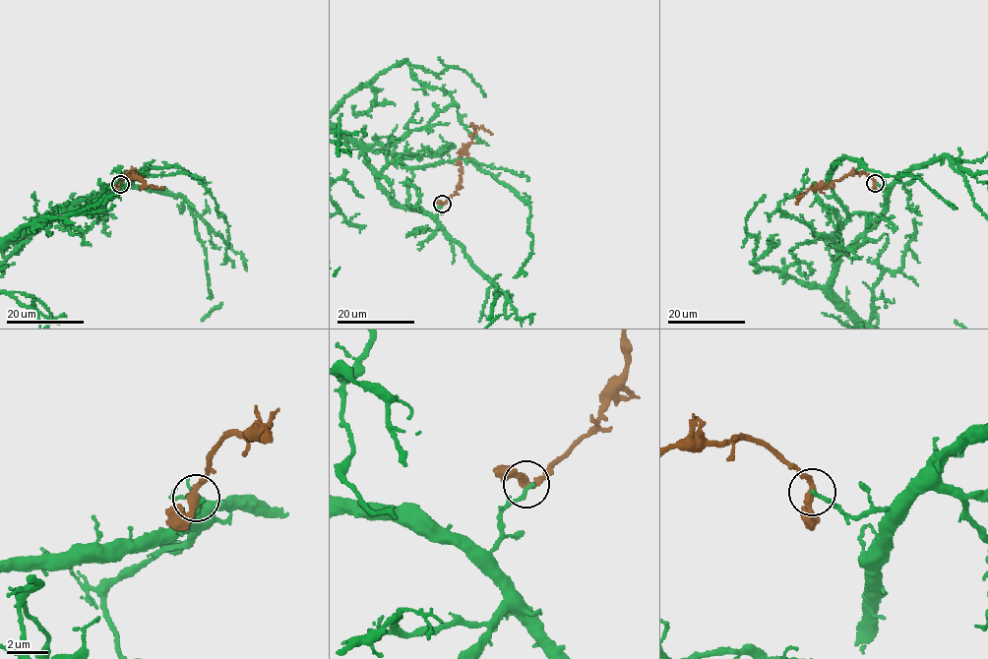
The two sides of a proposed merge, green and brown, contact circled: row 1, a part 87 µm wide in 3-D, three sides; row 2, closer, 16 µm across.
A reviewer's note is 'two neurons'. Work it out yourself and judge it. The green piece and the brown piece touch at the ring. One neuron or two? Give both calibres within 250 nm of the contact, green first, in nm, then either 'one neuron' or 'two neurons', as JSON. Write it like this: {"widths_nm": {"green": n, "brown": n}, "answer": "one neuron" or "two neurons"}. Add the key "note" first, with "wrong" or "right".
{"note": "right", "widths_nm": {"green": 200, "brown": 320}, "answer": "two neurons"}

